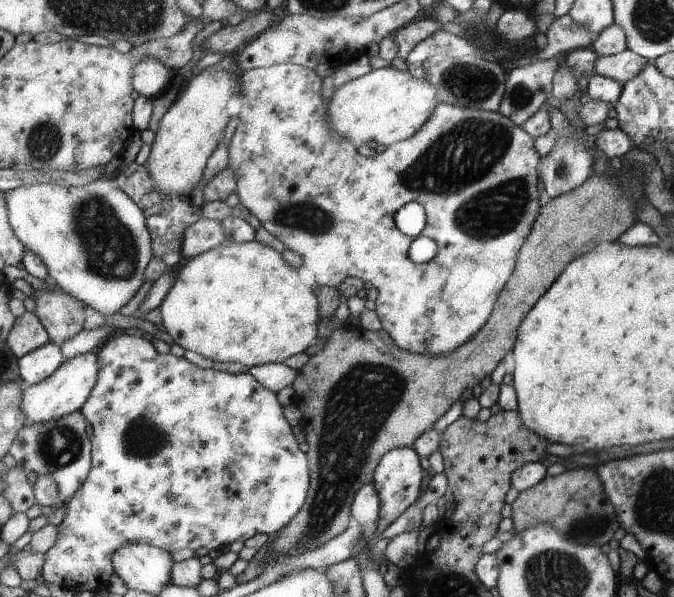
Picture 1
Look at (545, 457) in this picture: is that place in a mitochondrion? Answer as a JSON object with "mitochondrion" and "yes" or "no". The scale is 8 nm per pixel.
{"mitochondrion":"no"}

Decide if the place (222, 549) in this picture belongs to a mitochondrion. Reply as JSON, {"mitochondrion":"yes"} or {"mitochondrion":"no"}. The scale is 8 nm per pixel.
{"mitochondrion":"no"}

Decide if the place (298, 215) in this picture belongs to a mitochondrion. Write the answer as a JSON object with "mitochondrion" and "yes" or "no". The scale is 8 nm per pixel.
{"mitochondrion":"yes"}

